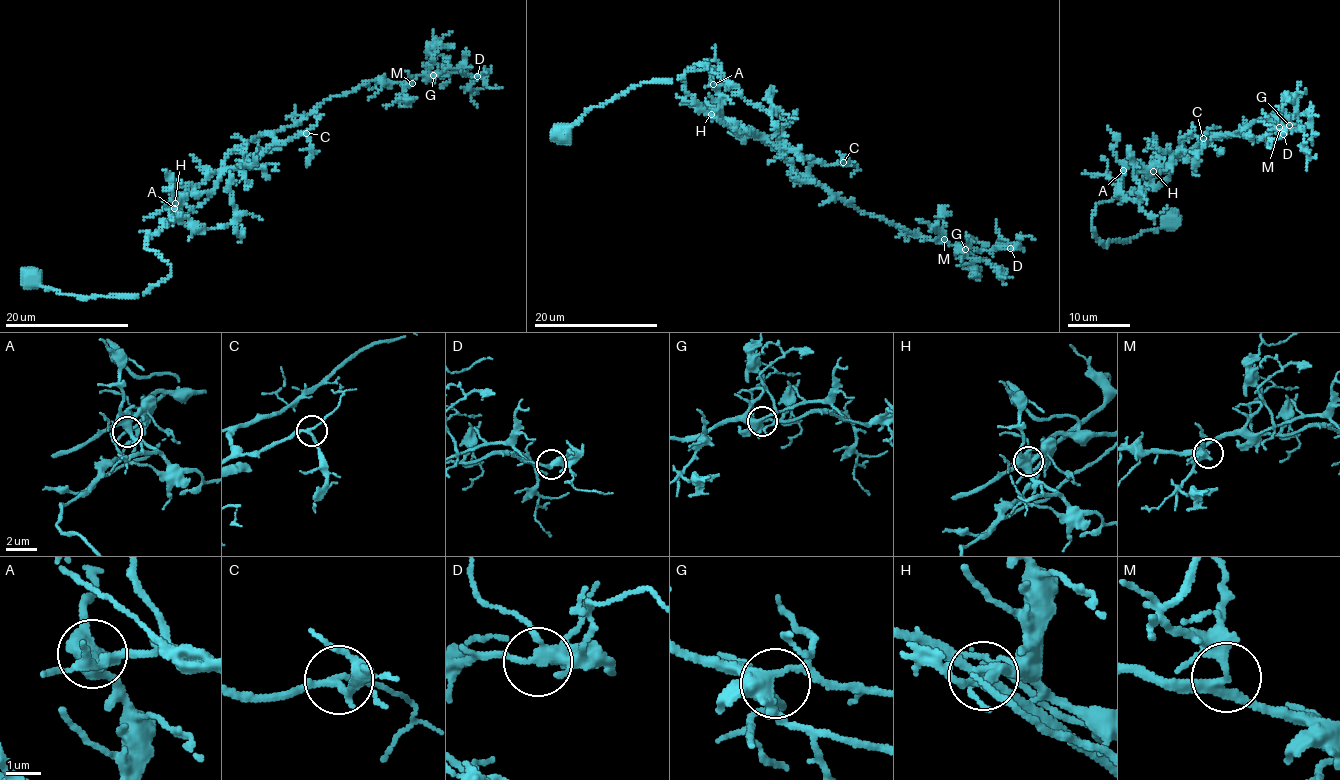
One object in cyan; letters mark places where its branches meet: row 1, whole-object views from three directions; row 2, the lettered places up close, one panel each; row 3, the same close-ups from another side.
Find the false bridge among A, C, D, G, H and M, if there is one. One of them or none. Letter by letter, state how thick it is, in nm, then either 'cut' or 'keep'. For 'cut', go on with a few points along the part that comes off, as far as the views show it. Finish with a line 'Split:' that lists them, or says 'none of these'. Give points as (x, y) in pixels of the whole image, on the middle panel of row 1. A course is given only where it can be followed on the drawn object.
A: 380 nm | keep
C: 180 nm | keep
D: 300 nm | keep
G: 380 nm | keep
H: 280 nm | cut | (711, 113), (744, 137), (769, 140), (794, 163), (788, 174), (801, 183)
M: 260 nm | keep
Split: H

